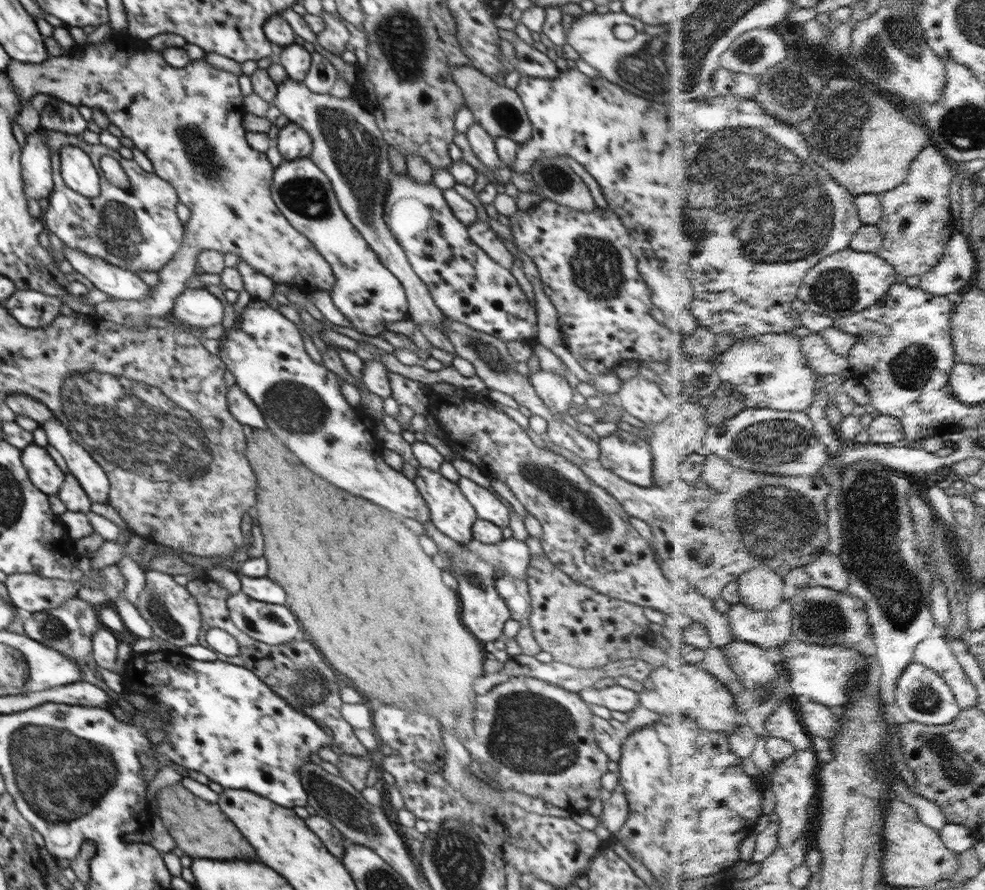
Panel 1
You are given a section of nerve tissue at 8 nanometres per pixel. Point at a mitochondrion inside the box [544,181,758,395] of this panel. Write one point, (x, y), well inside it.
(601, 279)

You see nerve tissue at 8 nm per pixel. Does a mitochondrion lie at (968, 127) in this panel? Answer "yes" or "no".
yes

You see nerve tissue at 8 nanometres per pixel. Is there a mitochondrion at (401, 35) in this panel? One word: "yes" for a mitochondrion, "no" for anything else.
yes

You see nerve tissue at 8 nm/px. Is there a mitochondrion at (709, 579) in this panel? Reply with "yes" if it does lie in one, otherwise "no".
no

